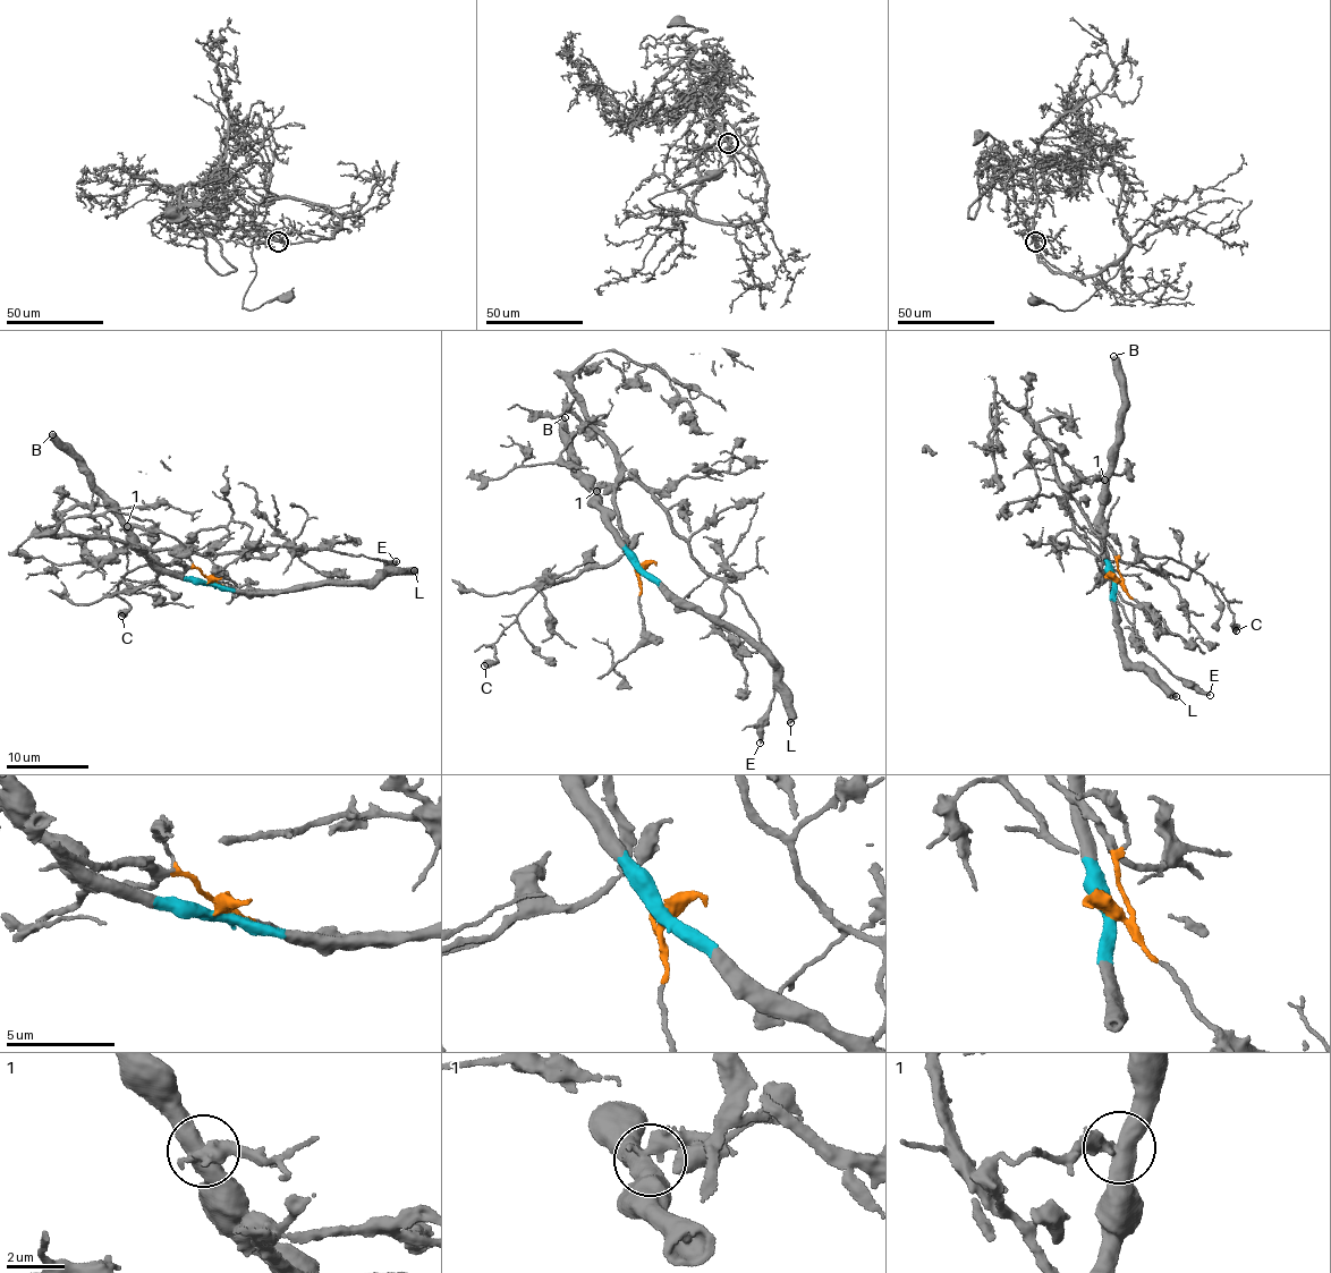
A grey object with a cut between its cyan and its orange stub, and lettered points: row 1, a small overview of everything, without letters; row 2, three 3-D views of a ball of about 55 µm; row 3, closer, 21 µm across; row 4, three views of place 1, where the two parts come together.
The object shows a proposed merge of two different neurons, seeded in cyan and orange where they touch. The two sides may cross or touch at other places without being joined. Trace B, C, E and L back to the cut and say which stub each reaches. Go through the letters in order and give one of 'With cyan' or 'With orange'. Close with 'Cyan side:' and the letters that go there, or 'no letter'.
B: With cyan
C: With orange
E: With orange
L: With cyan
Cyan side: B, L

